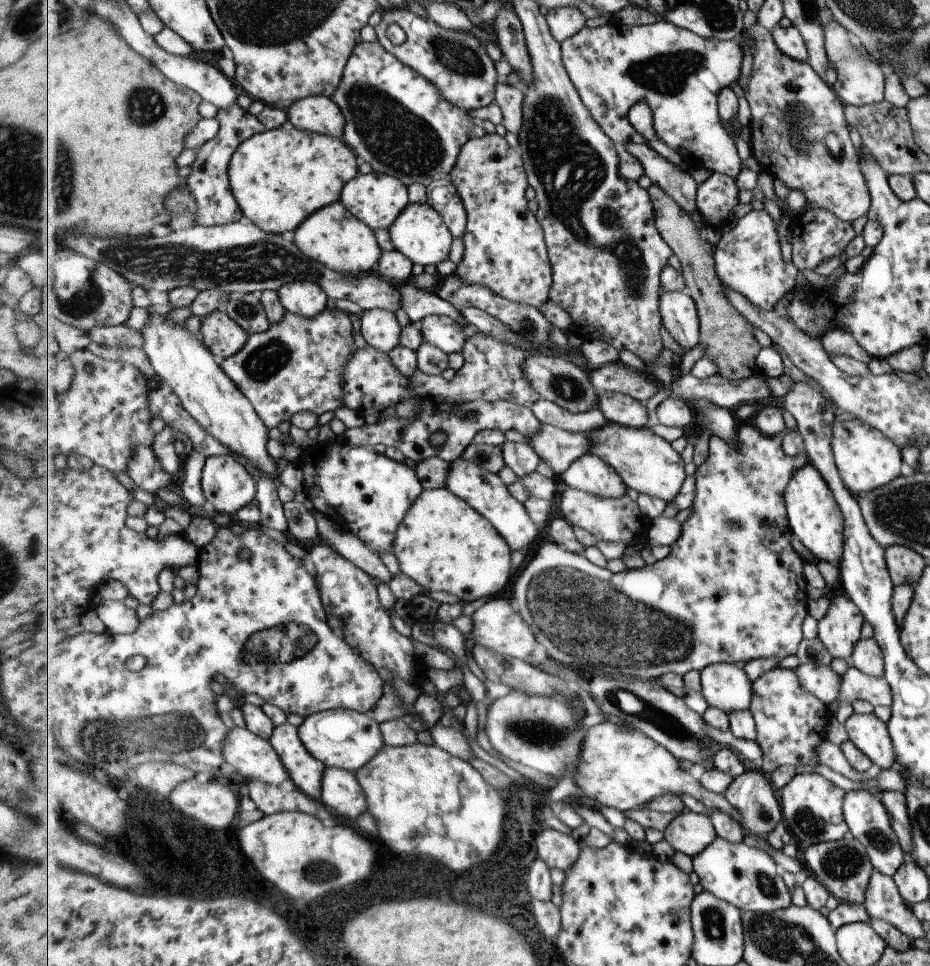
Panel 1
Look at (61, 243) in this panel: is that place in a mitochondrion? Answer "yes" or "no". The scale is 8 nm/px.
no

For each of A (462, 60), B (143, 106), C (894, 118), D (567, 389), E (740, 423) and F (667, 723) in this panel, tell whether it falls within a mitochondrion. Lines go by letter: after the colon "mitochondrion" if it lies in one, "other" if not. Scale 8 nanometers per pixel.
A: mitochondrion
B: mitochondrion
C: other
D: mitochondrion
E: other
F: mitochondrion

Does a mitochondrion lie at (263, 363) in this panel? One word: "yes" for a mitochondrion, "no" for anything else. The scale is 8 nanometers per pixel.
yes

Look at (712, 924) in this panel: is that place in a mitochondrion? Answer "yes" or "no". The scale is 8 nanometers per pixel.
yes

